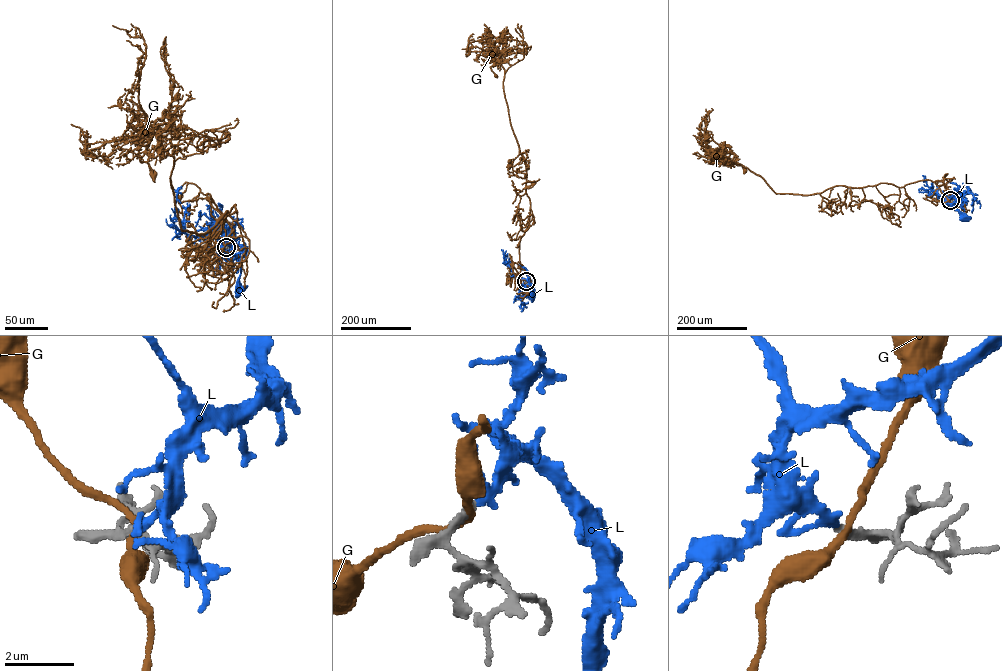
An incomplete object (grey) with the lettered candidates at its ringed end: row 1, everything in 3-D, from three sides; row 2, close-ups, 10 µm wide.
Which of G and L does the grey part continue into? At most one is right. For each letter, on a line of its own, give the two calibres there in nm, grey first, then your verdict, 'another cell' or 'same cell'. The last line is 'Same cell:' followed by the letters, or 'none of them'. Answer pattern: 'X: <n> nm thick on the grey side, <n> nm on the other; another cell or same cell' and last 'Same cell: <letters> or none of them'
G: 240 nm thick on the grey side, 240 nm on the other; another cell
L: 200 nm thick on the grey side, 180 nm on the other; same cell
Same cell: L

